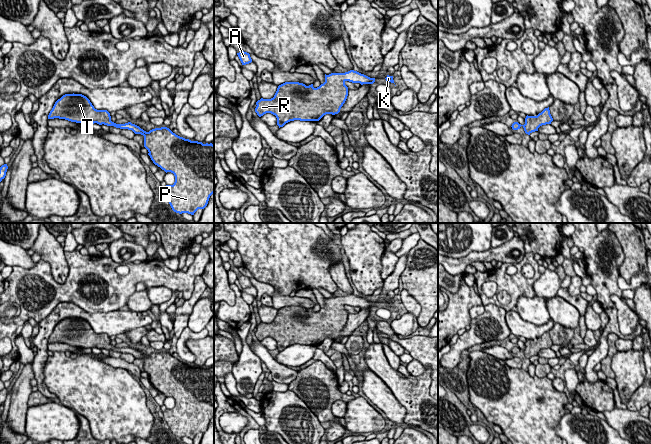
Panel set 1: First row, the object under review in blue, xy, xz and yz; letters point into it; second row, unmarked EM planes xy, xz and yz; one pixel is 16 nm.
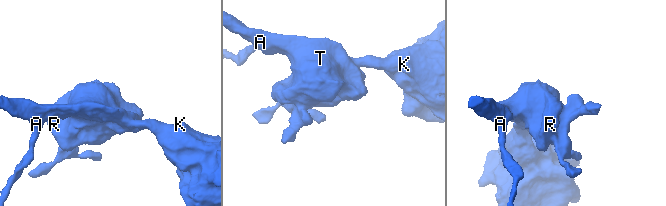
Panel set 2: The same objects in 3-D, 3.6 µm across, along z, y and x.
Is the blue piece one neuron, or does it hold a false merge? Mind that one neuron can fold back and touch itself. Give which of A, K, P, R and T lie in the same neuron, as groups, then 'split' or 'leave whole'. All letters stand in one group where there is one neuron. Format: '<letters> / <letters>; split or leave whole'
A K P R T; leave whole

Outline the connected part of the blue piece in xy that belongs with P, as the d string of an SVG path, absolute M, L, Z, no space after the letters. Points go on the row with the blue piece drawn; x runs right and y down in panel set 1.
M65 94L58 99L48 115L48 119L54 118L82 124L104 124L132 130L135 134L143 135L144 147L148 150L148 155L153 163L166 173L171 172L175 176L174 184L166 185L163 192L172 210L176 213L194 215L198 209L204 209L207 206L210 196L214 193L214 145L212 143L203 144L185 139L167 127L155 128L146 132L131 122L116 124L111 121L110 113L107 110L95 109L90 100L82 94Z

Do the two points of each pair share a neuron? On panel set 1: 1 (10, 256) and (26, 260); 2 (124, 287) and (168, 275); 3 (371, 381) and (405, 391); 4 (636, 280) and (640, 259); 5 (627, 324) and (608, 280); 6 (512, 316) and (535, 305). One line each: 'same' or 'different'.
1: same
2: same
3: different
4: different
5: different
6: different

